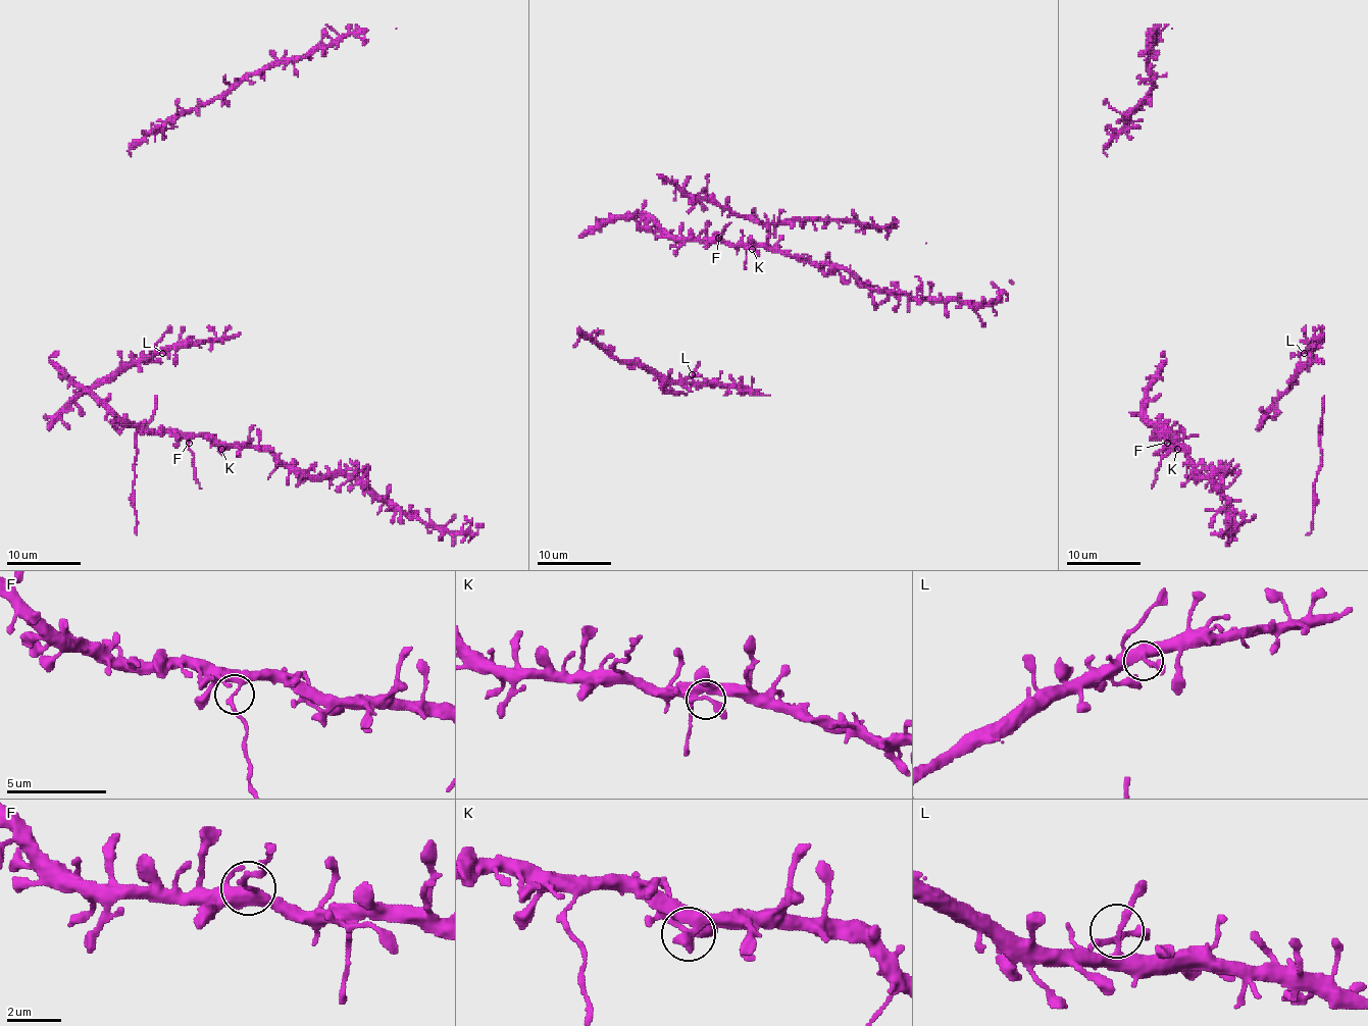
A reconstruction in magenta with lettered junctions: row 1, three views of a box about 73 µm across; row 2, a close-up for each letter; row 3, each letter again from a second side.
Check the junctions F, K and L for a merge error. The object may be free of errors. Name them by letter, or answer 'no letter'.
F

